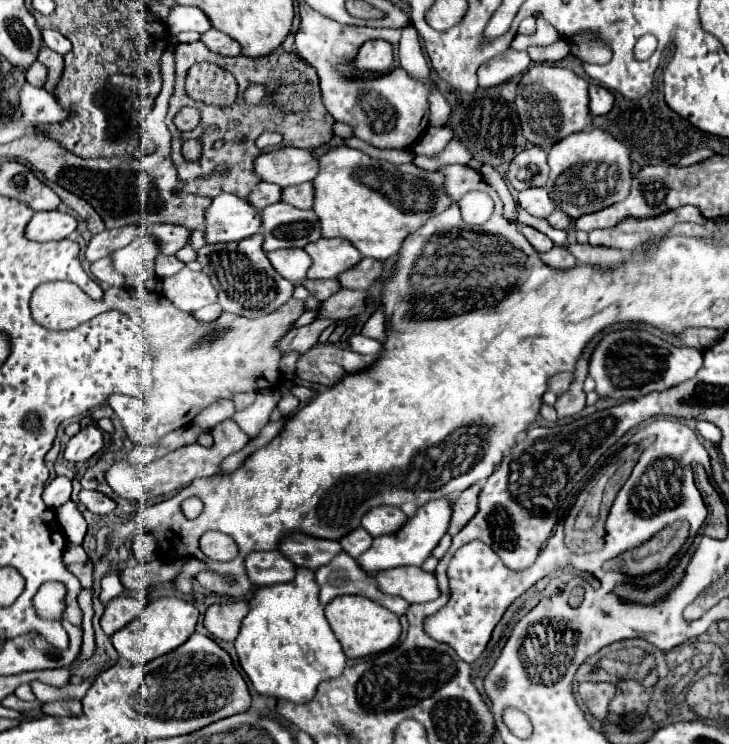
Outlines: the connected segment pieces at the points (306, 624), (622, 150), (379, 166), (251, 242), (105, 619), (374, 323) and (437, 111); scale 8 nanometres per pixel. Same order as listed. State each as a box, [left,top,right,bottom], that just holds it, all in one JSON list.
[[235,567,345,703],[545,129,629,219],[313,147,449,261],[197,233,293,317],[101,595,143,635],[361,307,385,341],[429,87,451,125]]

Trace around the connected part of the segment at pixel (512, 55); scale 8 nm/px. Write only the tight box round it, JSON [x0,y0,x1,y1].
[477,49,529,87]

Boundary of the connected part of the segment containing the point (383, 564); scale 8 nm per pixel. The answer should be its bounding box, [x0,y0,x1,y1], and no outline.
[357,497,453,573]

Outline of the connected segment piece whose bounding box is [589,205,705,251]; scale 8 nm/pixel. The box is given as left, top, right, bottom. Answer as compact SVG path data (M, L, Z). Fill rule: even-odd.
M683 205L683 207L671 209L667 213L655 215L655 217L625 217L623 221L619 221L613 227L593 229L593 231L589 231L589 243L635 251L645 241L649 241L653 237L663 237L675 223L681 223L681 221L701 223L705 219L697 207Z

